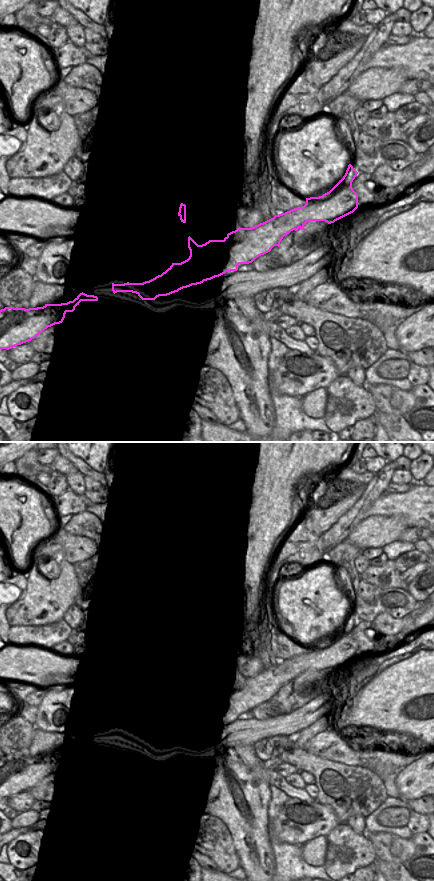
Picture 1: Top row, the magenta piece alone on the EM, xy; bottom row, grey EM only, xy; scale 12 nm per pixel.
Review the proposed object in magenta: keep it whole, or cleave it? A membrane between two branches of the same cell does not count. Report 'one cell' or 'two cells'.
one cell

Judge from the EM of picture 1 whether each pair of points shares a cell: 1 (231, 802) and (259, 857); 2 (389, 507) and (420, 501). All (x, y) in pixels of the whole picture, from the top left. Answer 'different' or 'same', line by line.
1: same
2: same

